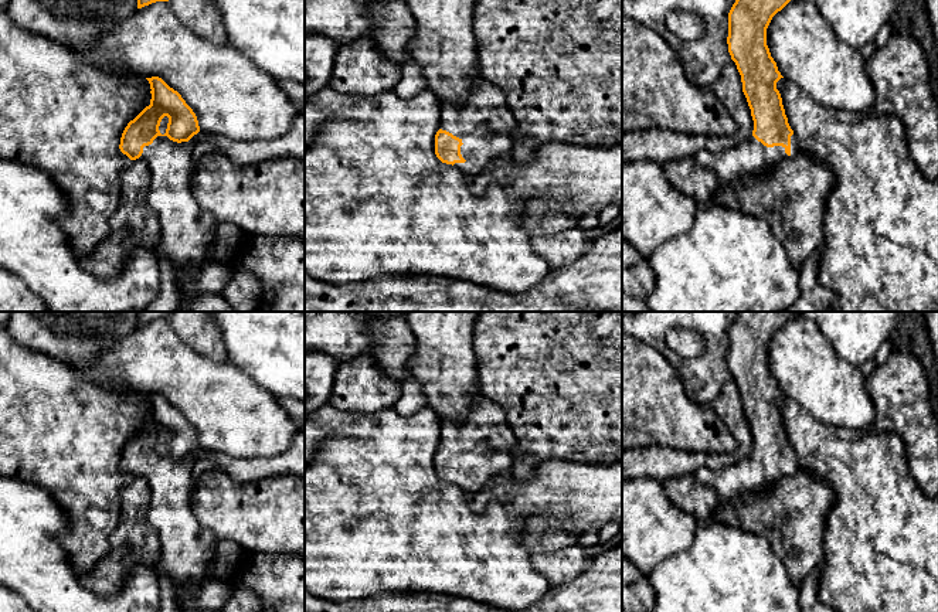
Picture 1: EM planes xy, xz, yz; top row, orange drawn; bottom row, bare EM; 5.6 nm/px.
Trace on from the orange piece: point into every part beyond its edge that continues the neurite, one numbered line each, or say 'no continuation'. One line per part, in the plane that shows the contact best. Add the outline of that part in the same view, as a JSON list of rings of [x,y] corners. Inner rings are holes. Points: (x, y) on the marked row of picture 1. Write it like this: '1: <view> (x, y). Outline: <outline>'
1: yz (750, 157). Outline: [[[752,135],[723,152],[700,150],[694,160],[711,170],[720,186],[731,186],[741,177],[759,176],[781,162],[793,159],[799,153],[798,137],[791,136],[791,154],[785,153],[785,147],[767,147]]]

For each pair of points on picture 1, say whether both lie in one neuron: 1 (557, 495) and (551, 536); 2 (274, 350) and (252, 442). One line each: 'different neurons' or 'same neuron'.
1: different neurons
2: different neurons

